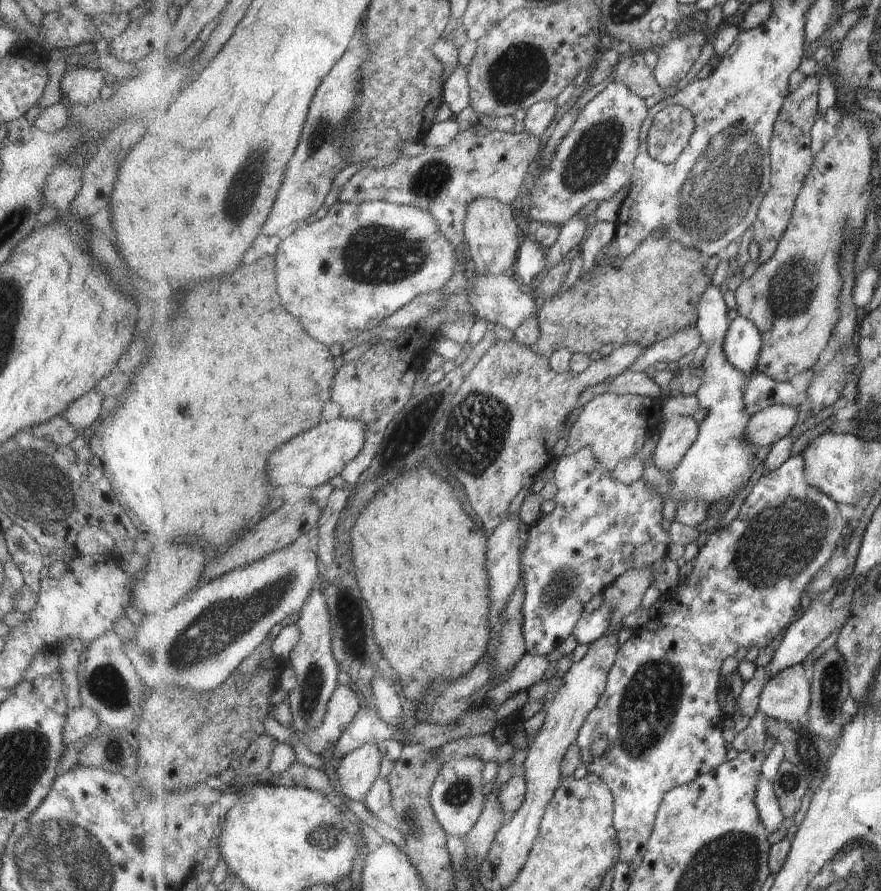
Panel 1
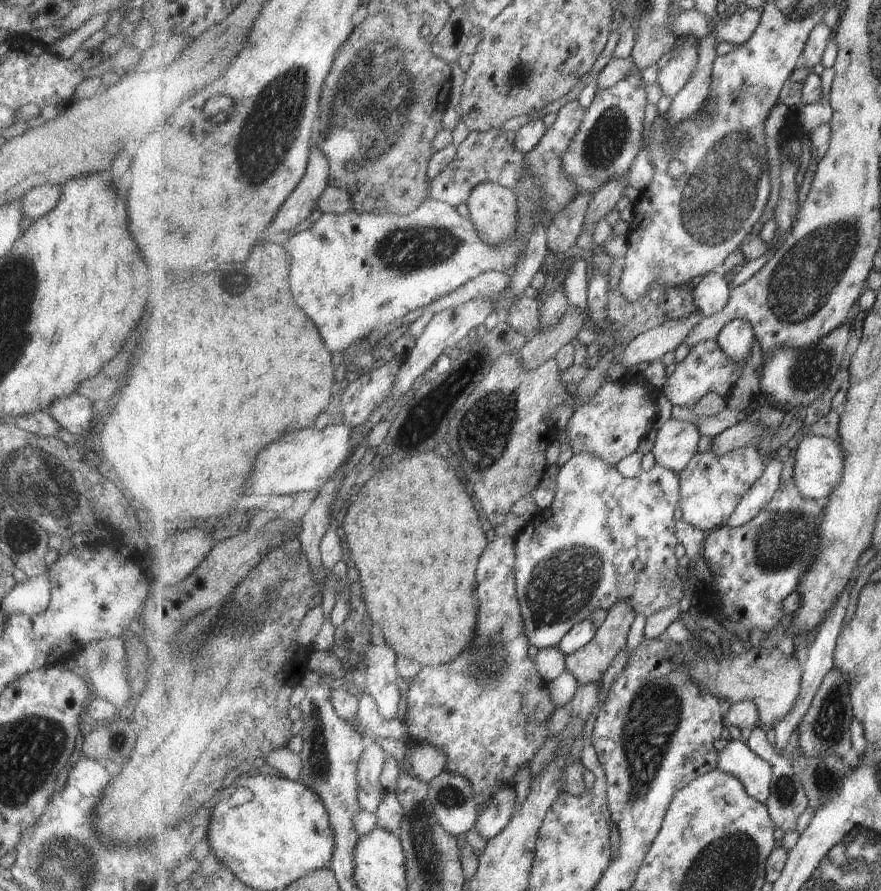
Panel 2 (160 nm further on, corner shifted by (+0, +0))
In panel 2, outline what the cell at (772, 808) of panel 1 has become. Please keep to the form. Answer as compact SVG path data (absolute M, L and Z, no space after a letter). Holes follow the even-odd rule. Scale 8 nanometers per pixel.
M728 741L719 754L718 769L737 776L748 794L762 804L771 798L772 768L759 758L745 742Z

